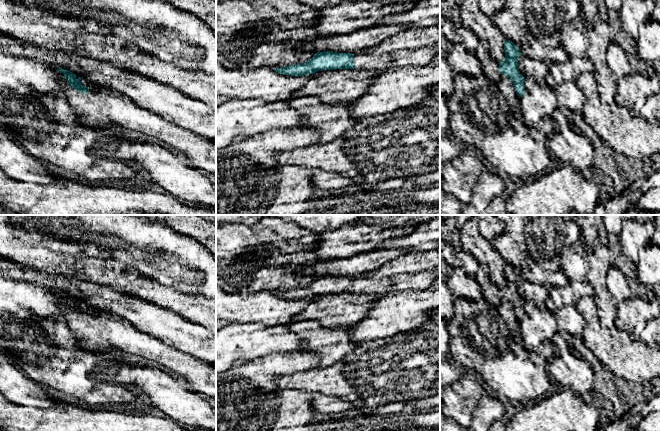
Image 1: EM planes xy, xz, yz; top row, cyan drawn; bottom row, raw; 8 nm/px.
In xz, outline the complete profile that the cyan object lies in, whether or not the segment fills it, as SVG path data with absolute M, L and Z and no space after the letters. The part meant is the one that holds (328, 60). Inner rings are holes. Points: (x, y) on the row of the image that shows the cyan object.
M440 42L431 47L420 49L401 49L384 55L337 53L333 51L317 52L310 60L302 64L293 64L273 69L291 76L304 76L317 71L336 69L356 69L358 71L386 70L389 67L424 66L440 54Z

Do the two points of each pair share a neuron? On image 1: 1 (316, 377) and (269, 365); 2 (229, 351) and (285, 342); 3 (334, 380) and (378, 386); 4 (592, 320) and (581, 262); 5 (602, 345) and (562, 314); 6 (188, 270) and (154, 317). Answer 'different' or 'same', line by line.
1: different
2: same
3: same
4: different
5: different
6: different

